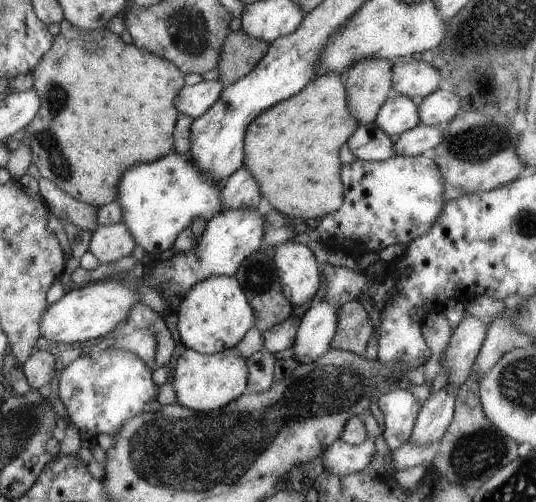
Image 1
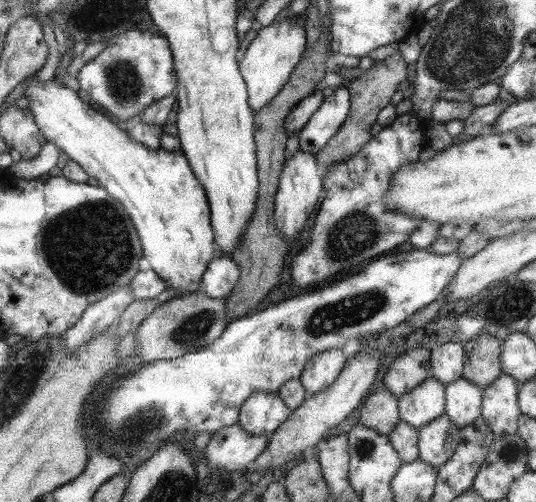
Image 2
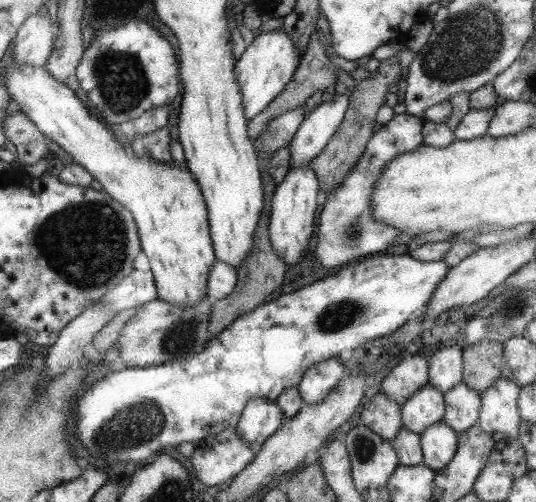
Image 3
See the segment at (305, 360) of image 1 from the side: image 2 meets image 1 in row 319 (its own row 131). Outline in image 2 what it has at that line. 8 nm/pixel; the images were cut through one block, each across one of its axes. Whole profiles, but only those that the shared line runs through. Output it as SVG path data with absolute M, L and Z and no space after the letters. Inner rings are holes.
M347 86L335 88L331 96L321 102L321 108L313 112L313 118L299 132L299 148L309 152L319 152L337 134L351 108L351 92Z

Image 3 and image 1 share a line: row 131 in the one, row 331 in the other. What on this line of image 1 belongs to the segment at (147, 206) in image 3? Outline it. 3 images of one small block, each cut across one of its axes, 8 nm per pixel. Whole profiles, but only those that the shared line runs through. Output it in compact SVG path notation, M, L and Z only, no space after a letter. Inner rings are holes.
M111 280L111 282L87 284L83 288L63 294L57 302L53 302L47 308L47 312L43 312L39 320L39 328L45 338L45 344L47 342L53 342L53 346L55 344L75 344L83 340L103 338L119 322L123 322L129 316L129 310L139 302L133 288L135 288L133 284L121 284L121 282Z

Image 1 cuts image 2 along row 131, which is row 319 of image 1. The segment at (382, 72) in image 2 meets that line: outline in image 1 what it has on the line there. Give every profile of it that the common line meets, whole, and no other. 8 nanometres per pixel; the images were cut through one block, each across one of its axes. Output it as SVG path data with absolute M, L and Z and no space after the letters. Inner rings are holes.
M357 300L347 302L337 312L337 332L331 342L331 348L365 356L365 346L371 338L371 332L373 324L363 306Z

